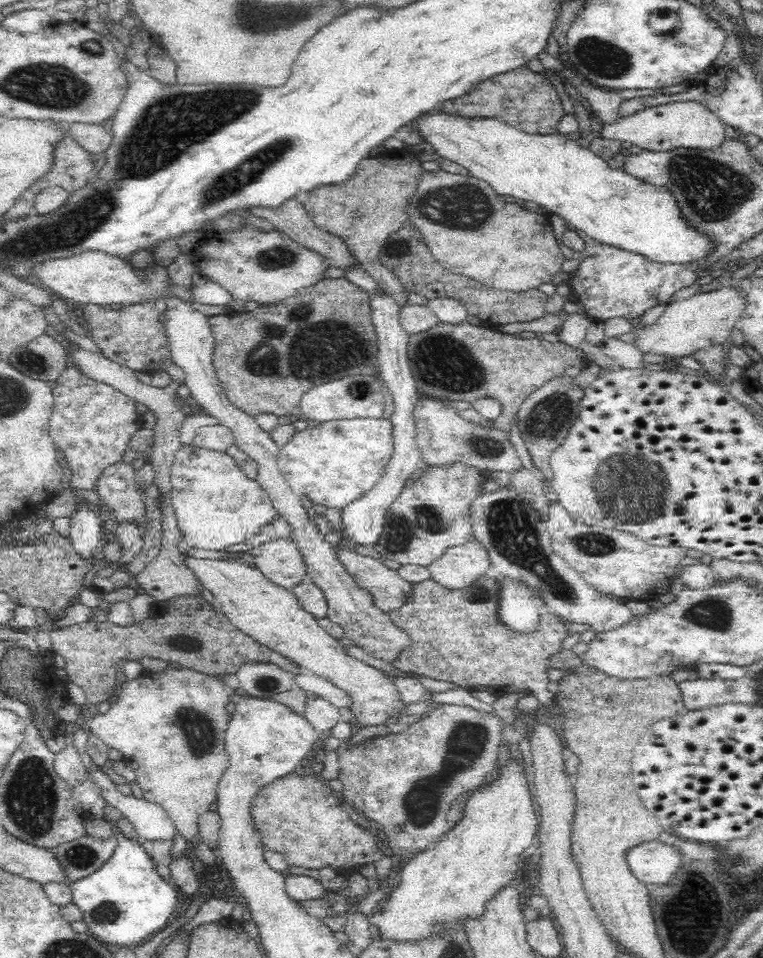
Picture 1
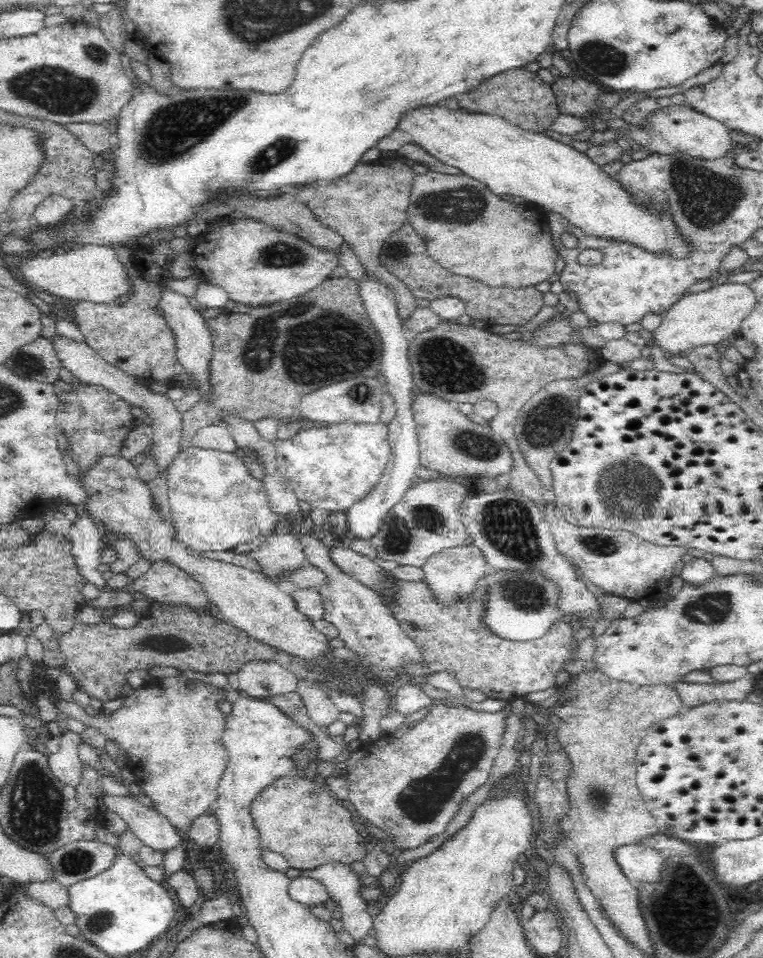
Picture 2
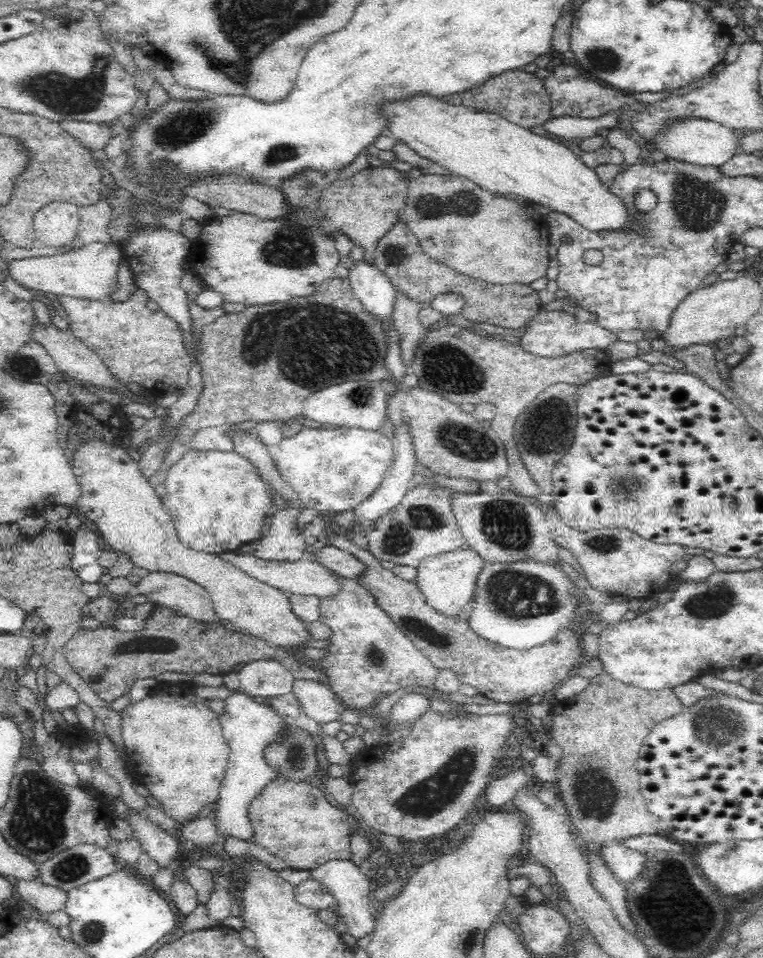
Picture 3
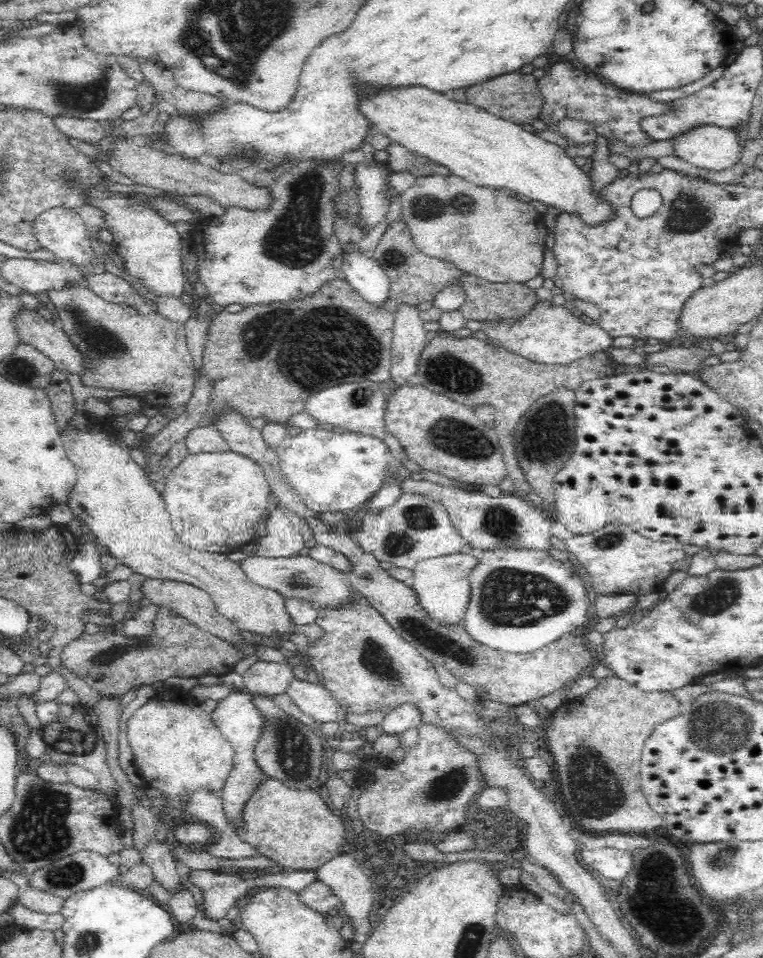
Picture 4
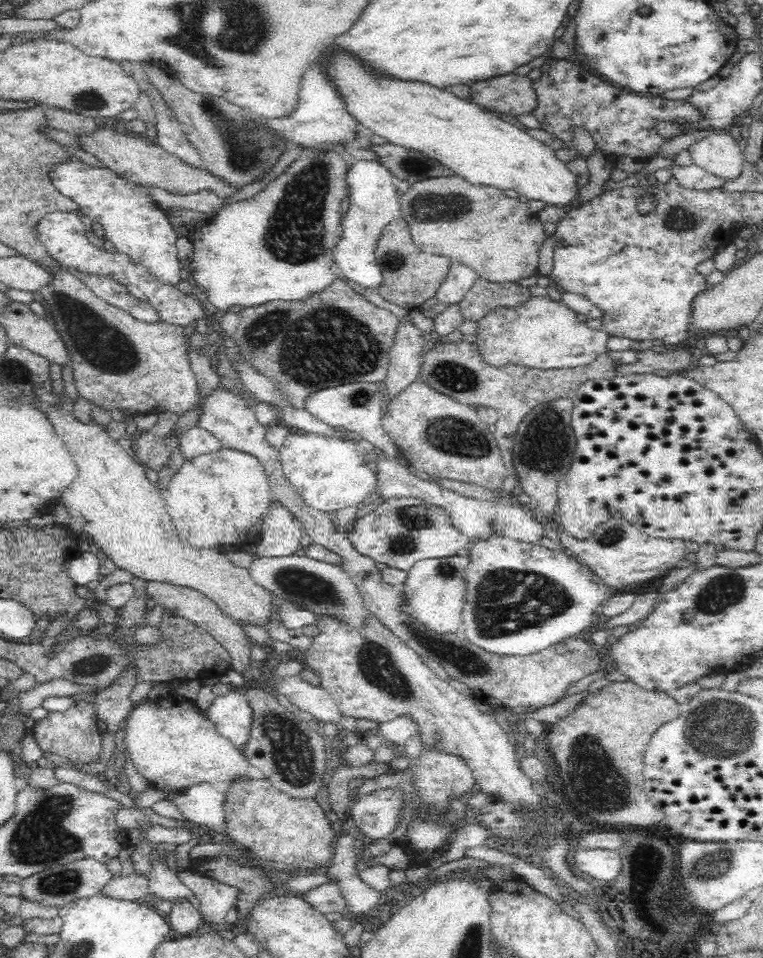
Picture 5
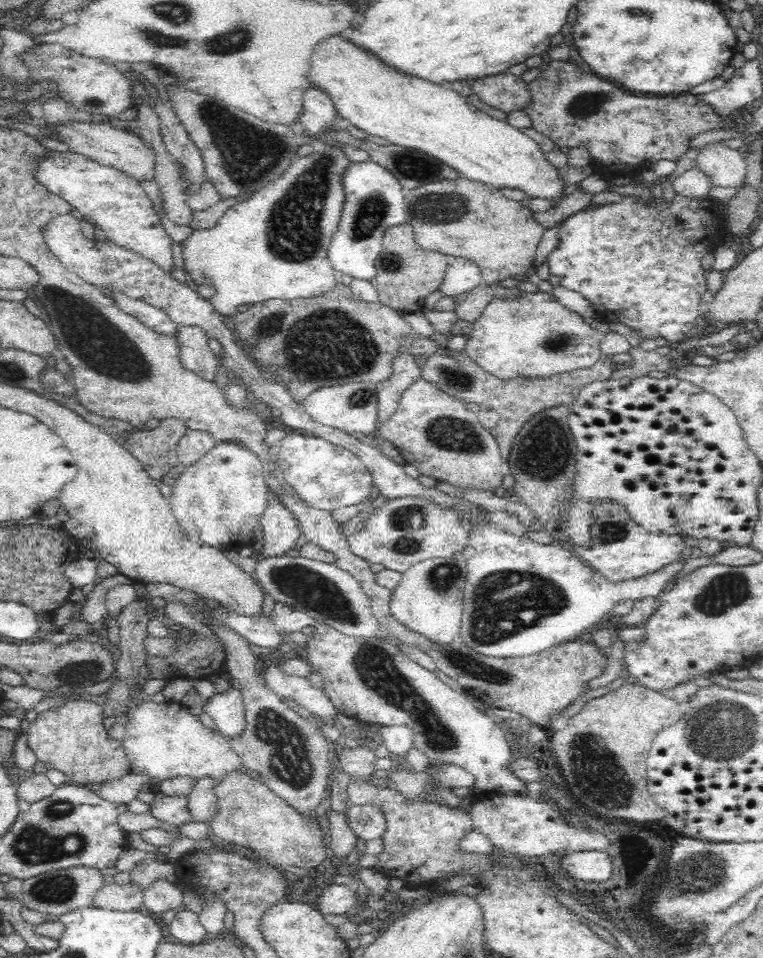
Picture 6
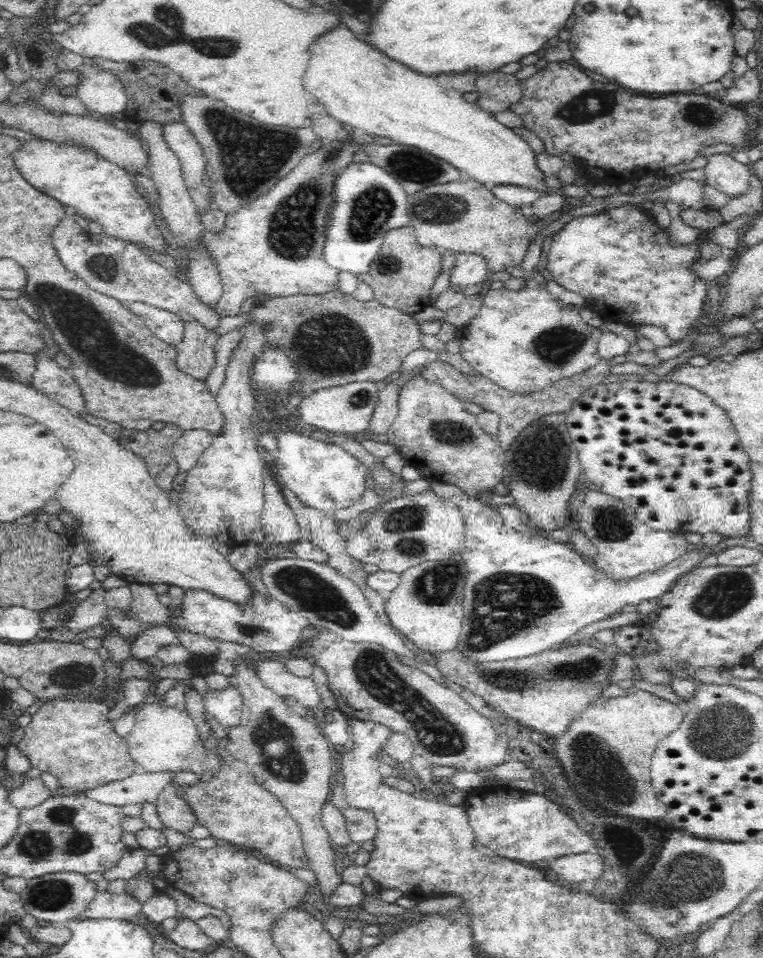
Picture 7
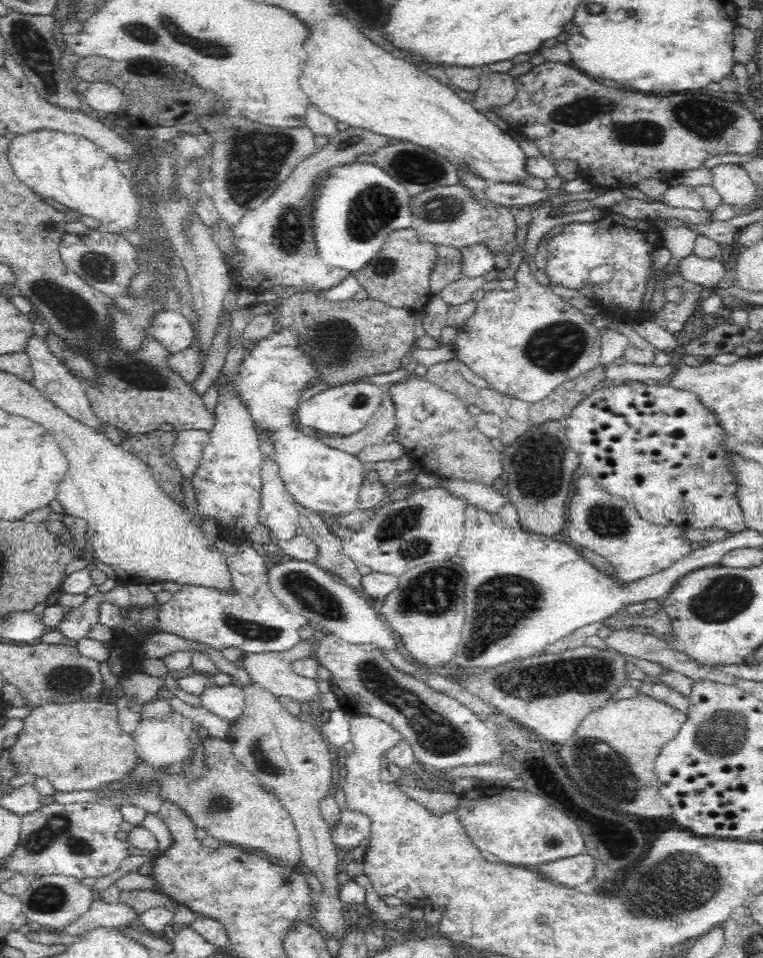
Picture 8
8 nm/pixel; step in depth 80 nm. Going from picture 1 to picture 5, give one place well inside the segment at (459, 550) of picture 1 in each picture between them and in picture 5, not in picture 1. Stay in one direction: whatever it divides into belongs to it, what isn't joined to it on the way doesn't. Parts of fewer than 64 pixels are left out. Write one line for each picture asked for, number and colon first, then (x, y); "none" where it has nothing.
2: (455, 572)
3: (448, 580)
4: (442, 584)
5: (435, 588)

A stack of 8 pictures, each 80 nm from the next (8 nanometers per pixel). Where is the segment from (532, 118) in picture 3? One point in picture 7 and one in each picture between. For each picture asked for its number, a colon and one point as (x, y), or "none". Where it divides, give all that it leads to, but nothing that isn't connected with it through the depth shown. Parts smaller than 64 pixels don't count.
4: (515, 97)
5: (511, 94)
6: (507, 92)
7: (497, 92)

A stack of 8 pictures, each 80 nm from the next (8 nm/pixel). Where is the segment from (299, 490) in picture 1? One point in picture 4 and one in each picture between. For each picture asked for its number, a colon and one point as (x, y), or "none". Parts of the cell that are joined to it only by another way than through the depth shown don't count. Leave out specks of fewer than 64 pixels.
2: (331, 468)
3: (332, 471)
4: (338, 471)

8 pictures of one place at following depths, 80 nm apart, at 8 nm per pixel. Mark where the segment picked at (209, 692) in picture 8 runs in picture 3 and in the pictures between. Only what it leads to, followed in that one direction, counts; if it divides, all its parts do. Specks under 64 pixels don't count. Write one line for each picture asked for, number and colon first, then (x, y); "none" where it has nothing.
3: (249, 724)
4: (240, 722)
5: (231, 714)
6: (227, 710)
7: (225, 706)

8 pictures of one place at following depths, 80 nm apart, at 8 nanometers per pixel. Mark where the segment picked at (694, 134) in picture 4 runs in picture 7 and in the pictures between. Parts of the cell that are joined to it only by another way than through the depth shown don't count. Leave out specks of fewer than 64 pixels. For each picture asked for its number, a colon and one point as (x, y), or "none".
5: (719, 154)
6: (725, 166)
7: (724, 173)

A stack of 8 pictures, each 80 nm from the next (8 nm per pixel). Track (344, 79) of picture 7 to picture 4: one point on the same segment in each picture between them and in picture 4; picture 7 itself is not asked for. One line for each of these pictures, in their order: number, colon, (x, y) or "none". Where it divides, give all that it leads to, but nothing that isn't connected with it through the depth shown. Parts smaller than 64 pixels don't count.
4: (477, 146)
5: (485, 150)
6: (408, 111)

